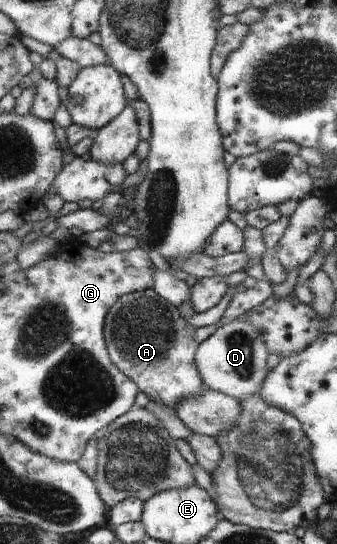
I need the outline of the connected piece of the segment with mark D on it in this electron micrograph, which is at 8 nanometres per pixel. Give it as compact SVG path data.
M241 316L219 325L203 339L195 349L193 364L205 388L221 392L237 401L244 396L255 394L255 386L261 384L269 372L265 368L268 355L265 346L258 339L258 332Z

